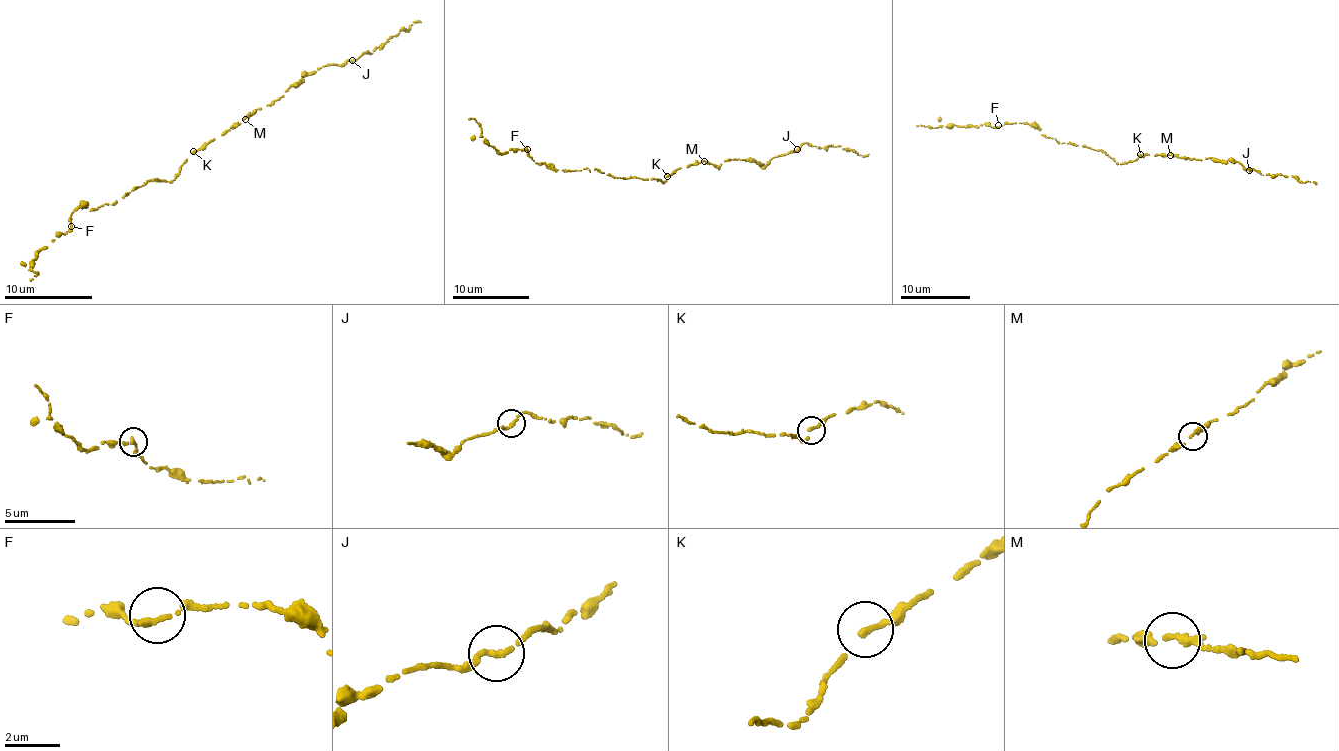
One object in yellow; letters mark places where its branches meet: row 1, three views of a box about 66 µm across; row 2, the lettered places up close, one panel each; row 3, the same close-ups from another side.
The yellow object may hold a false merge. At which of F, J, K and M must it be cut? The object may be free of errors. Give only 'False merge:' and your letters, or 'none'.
False merge: none

